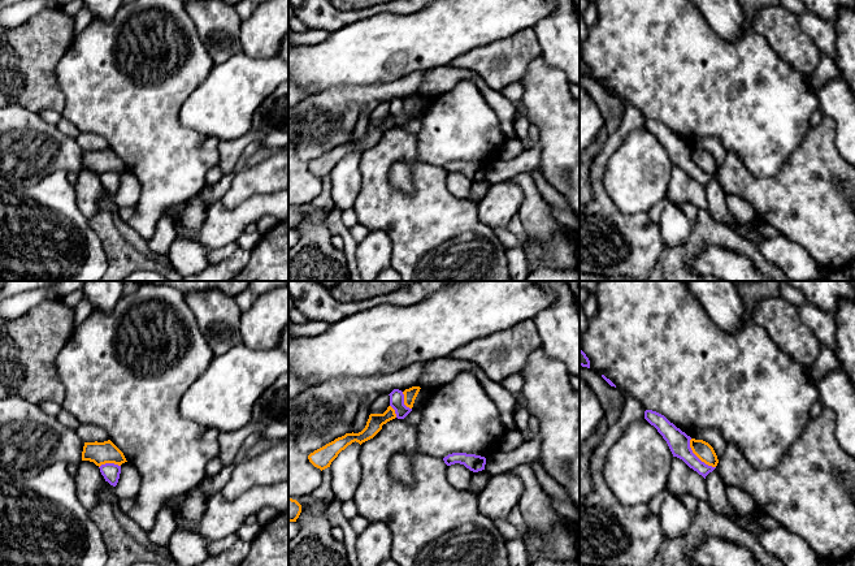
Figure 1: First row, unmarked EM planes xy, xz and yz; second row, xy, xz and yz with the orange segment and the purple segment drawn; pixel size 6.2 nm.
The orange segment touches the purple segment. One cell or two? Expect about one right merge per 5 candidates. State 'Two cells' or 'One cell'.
Two cells

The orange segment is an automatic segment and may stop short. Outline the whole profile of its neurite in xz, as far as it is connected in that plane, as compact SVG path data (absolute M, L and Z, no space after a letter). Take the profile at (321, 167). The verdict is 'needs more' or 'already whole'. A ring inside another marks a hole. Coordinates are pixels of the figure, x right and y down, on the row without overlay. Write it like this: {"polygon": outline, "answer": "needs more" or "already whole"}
{"polygon": "M389 115L383 122L370 122L366 134L361 141L346 142L344 144L335 147L334 150L311 161L308 164L308 168L314 176L322 180L330 176L331 170L348 154L351 154L355 150L361 154L363 151L373 147L382 138L383 133L395 126L395 118L391 115Z", "answer": "already whole"}

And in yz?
{"polygon": "M690 148L690 156L693 161L706 173L716 176L719 172L717 164L713 156L703 148Z", "answer": "already whole"}

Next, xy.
{"polygon": "M110 150L84 151L82 169L94 170L96 174L114 172L121 174L127 170L123 161Z", "answer": "already whole"}

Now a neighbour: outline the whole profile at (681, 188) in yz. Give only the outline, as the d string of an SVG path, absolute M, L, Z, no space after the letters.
M677 165L672 168L667 199L672 204L690 203L698 209L707 209L708 204L706 187Z

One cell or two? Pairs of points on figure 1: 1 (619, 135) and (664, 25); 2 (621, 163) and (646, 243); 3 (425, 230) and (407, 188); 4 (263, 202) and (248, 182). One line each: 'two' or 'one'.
1: two
2: two
3: two
4: two

